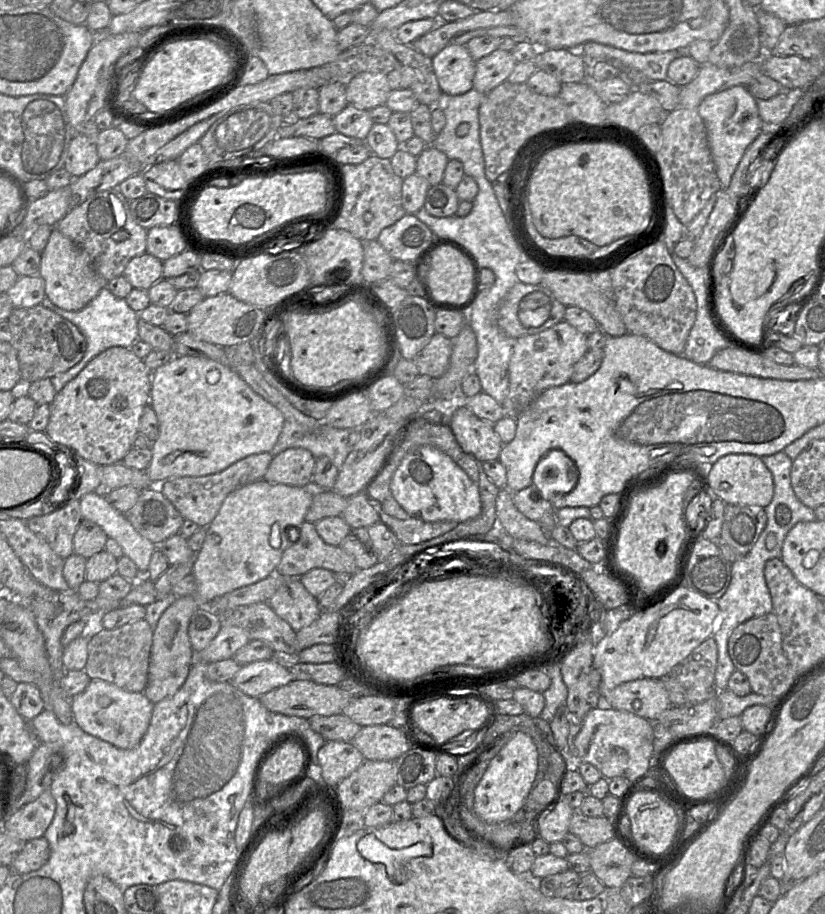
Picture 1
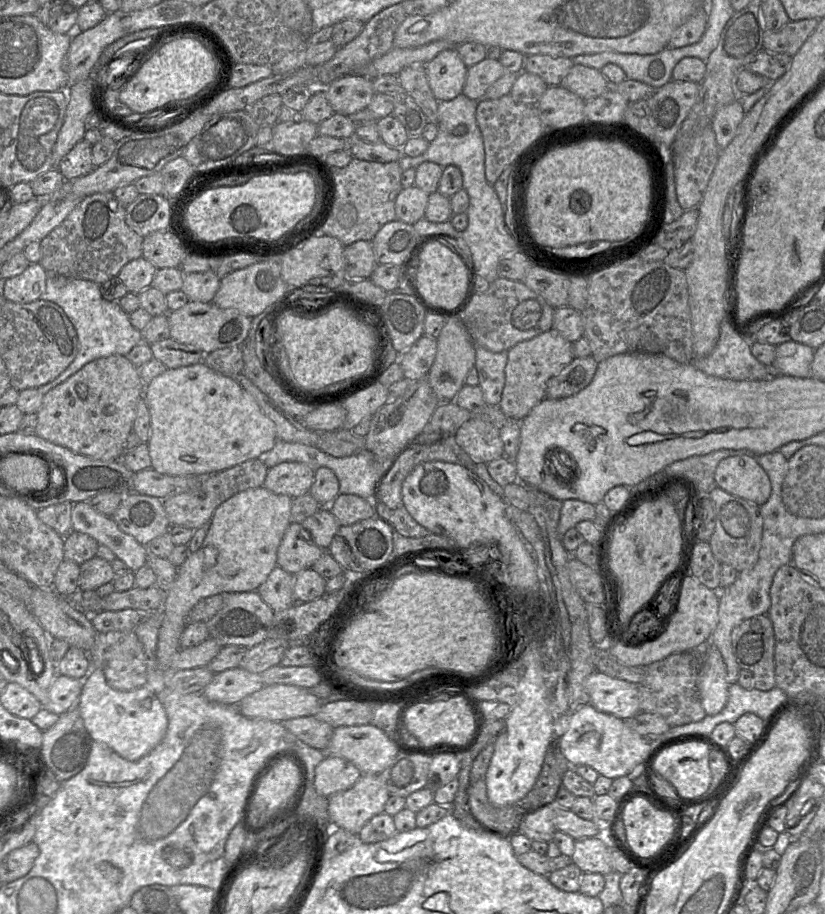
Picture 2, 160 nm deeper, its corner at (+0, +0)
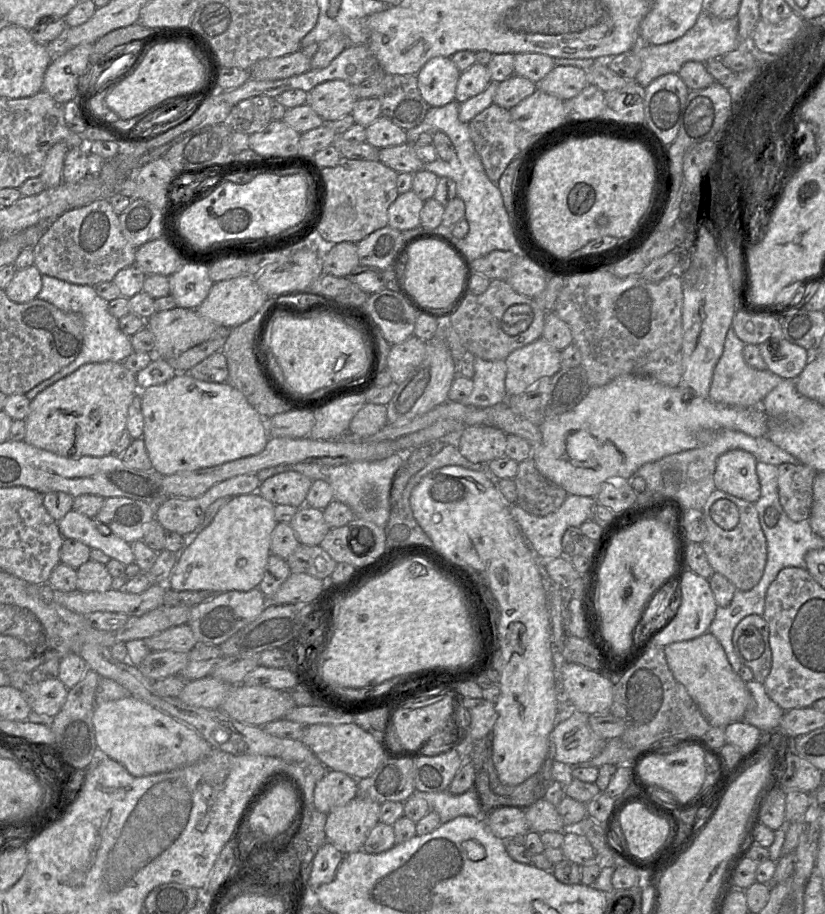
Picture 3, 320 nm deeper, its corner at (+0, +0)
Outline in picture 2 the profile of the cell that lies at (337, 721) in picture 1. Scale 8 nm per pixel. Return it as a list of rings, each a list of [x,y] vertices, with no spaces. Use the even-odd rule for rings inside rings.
[[[305,716],[280,722],[298,739],[310,747],[326,751],[334,728],[314,716]]]

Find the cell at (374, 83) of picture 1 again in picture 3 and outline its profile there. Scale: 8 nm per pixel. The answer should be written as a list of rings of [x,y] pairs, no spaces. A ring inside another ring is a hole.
[[[331,80],[309,91],[306,103],[324,122],[333,122],[351,114],[357,100],[352,85],[342,80]]]

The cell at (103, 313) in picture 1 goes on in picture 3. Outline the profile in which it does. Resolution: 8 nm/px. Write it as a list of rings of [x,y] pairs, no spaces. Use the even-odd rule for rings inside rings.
[[[43,274],[42,288],[37,295],[37,298],[45,300],[56,306],[63,312],[73,312],[81,314],[84,322],[83,344],[81,351],[76,359],[52,377],[42,381],[25,395],[31,401],[41,391],[48,386],[54,384],[58,380],[68,376],[76,371],[80,366],[87,363],[99,362],[122,362],[132,353],[133,347],[131,336],[123,333],[119,327],[119,319],[115,318],[108,309],[108,301],[101,298],[91,285],[73,284],[58,278]]]

